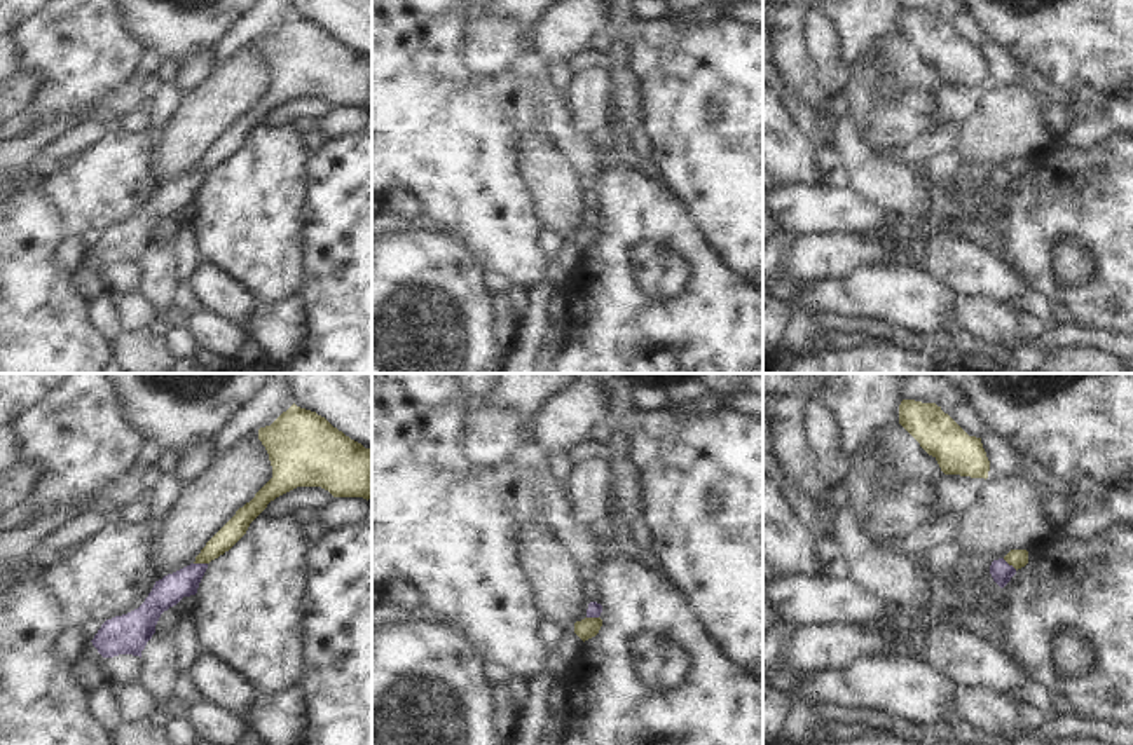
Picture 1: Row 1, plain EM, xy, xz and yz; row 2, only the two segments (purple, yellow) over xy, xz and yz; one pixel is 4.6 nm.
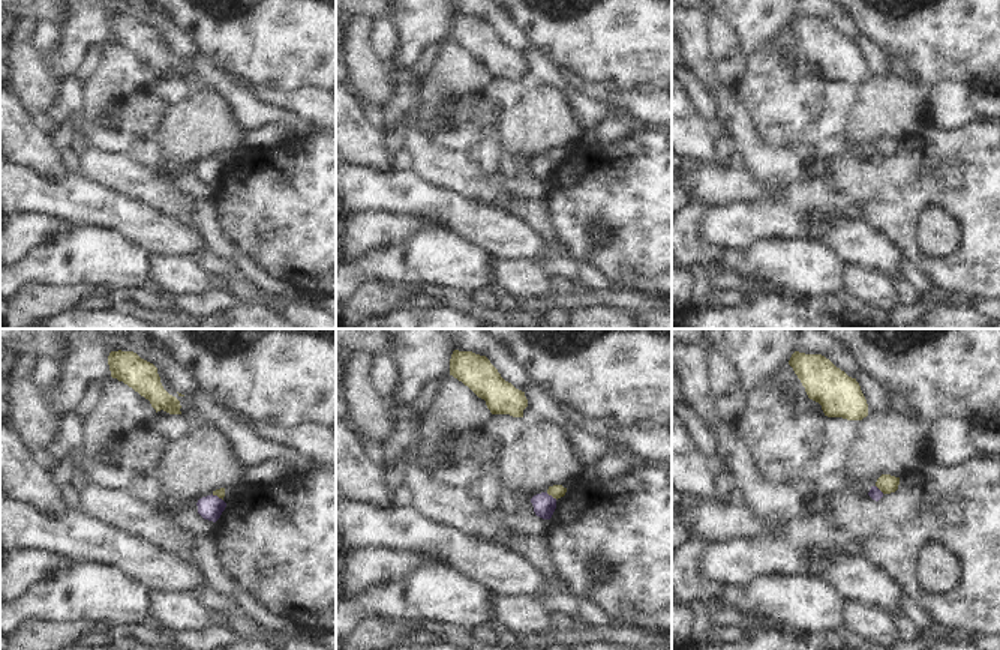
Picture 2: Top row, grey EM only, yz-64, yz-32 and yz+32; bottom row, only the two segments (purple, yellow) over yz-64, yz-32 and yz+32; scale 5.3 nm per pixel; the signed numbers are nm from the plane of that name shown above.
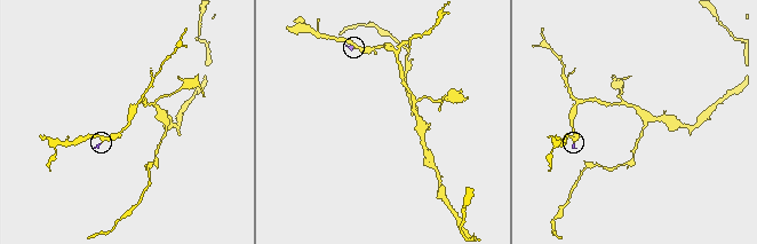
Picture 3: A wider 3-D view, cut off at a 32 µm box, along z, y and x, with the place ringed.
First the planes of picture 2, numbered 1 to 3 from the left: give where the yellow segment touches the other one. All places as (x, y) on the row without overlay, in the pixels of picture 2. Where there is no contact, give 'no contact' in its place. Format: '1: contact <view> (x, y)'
1: contact yz-64 (216, 159)
2: contact yz-32 (550, 159)
3: contact yz+32 (879, 153)

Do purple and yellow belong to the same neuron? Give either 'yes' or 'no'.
no

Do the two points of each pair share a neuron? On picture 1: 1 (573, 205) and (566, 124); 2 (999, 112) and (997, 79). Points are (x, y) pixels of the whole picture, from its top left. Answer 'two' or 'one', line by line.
1: two
2: two

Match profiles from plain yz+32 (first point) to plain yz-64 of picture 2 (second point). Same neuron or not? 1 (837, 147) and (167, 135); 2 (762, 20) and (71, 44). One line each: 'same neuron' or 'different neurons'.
1: different neurons
2: same neuron

